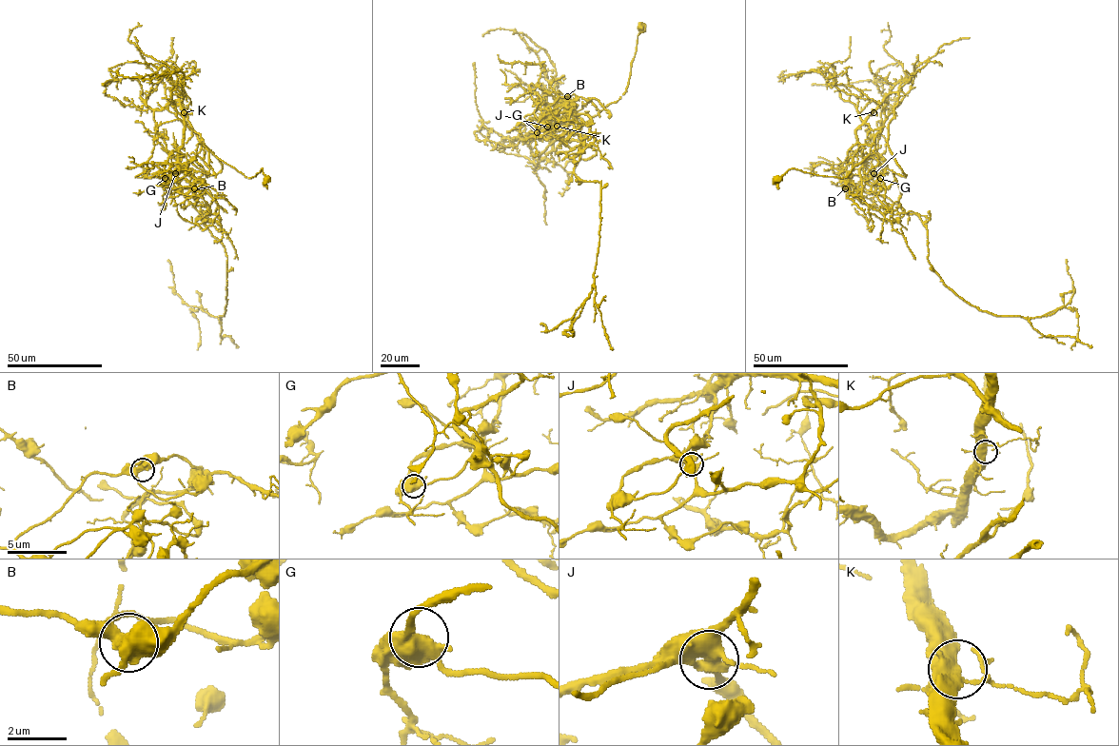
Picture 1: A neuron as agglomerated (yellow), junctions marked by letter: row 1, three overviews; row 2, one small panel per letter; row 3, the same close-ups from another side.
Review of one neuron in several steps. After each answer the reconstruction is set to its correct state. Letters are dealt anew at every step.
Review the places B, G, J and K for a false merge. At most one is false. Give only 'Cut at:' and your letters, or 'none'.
Cut at: J

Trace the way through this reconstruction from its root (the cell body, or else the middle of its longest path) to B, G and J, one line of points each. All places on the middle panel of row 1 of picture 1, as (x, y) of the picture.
B: (642, 29), (626, 91), (617, 101), (579, 123), (569, 99), (559, 98), (564, 104), (576, 97), (567, 96)
G: (642, 29), (626, 91), (617, 101), (579, 123), (569, 99), (564, 99), (537, 132)
J: (642, 29), (629, 83), (620, 97), (582, 123), (579, 122), (569, 99), (564, 99), (551, 112), (547, 127)

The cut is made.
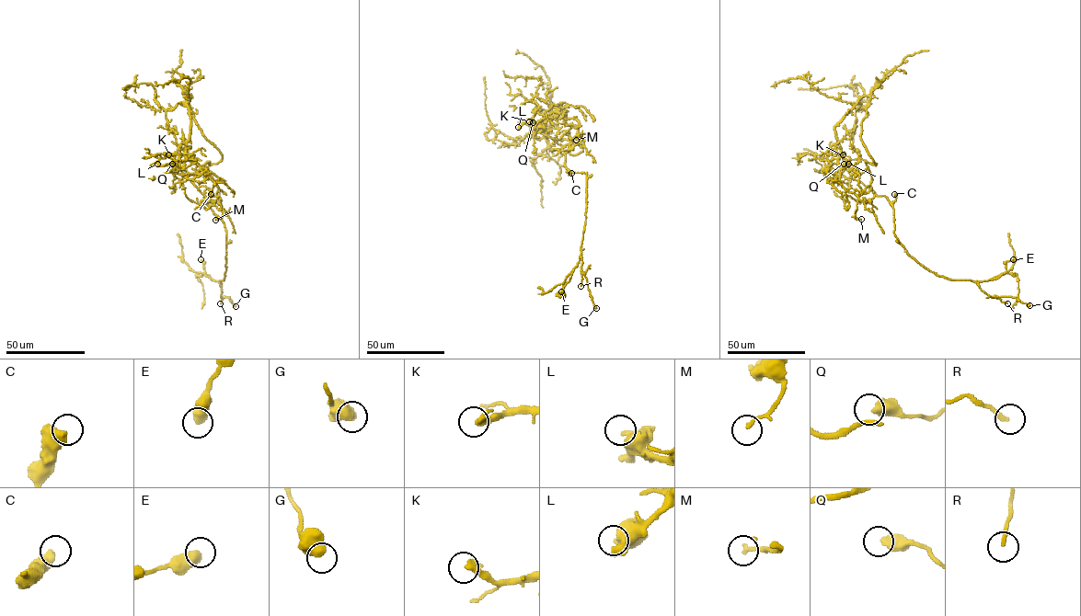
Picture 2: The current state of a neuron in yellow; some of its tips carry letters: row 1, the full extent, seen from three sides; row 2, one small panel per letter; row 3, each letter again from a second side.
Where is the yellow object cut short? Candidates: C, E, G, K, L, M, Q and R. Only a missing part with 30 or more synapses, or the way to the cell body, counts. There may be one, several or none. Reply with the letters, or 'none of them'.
K, L

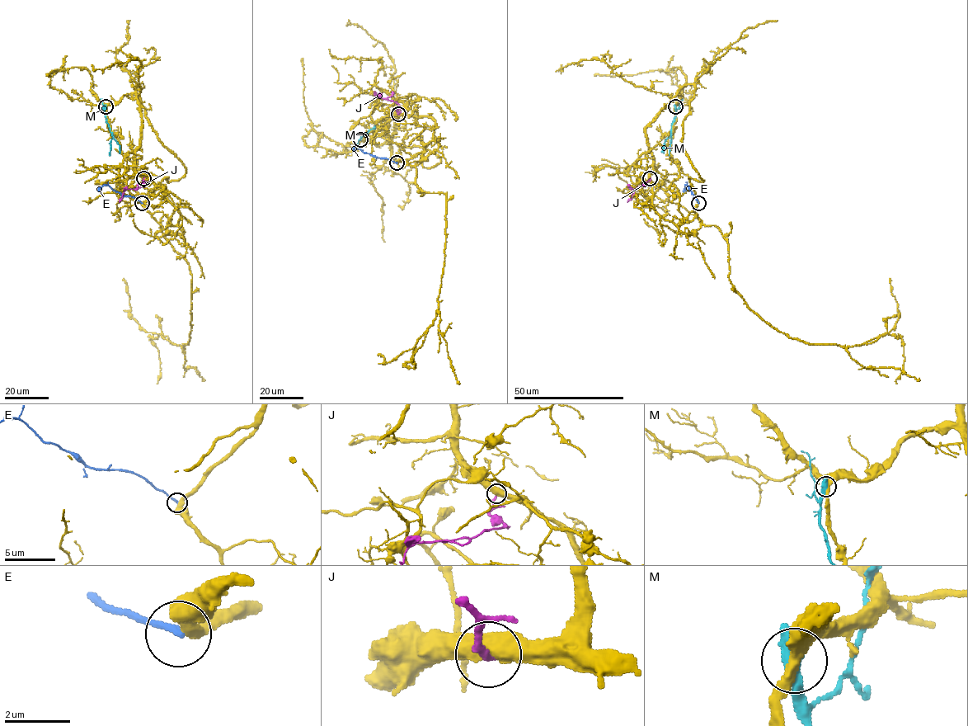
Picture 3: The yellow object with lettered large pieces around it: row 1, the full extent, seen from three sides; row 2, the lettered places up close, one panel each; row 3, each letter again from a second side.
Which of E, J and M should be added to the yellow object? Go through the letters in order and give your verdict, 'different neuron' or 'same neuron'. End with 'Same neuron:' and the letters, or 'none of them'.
E: different neuron
J: different neuron
M: different neuron
Same neuron: none of them

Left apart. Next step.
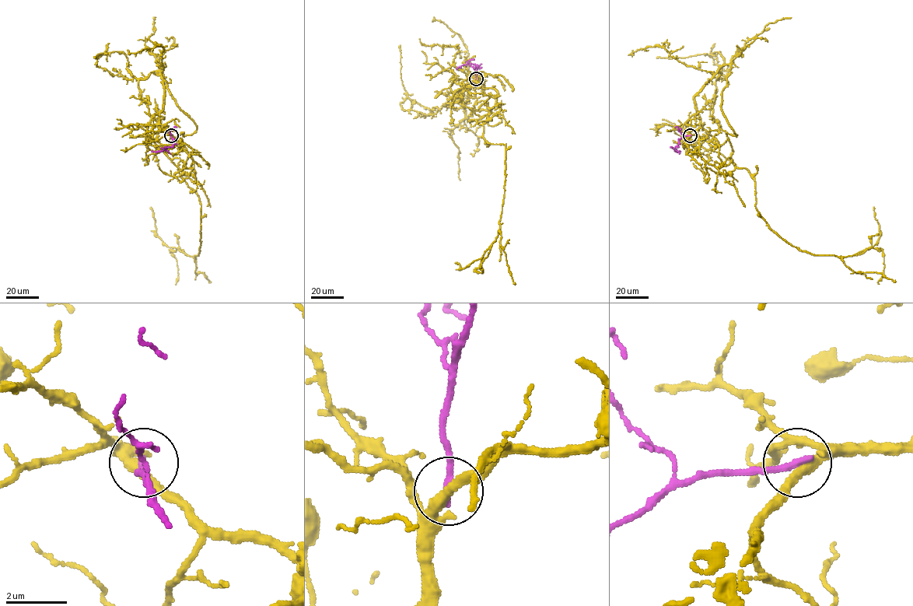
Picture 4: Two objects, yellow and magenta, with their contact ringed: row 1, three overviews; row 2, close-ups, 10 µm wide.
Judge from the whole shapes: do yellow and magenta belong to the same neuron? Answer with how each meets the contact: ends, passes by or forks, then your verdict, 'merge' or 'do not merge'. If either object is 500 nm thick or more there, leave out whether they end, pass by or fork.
yellow passes by; magenta ends there; merge

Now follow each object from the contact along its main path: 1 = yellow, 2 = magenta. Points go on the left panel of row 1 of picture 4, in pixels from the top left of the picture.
1: (171, 135), (195, 172), (178, 167), (201, 205), (198, 254), (168, 246), (155, 232), (150, 207)
2: (171, 134), (173, 145), (172, 146), (152, 152)

